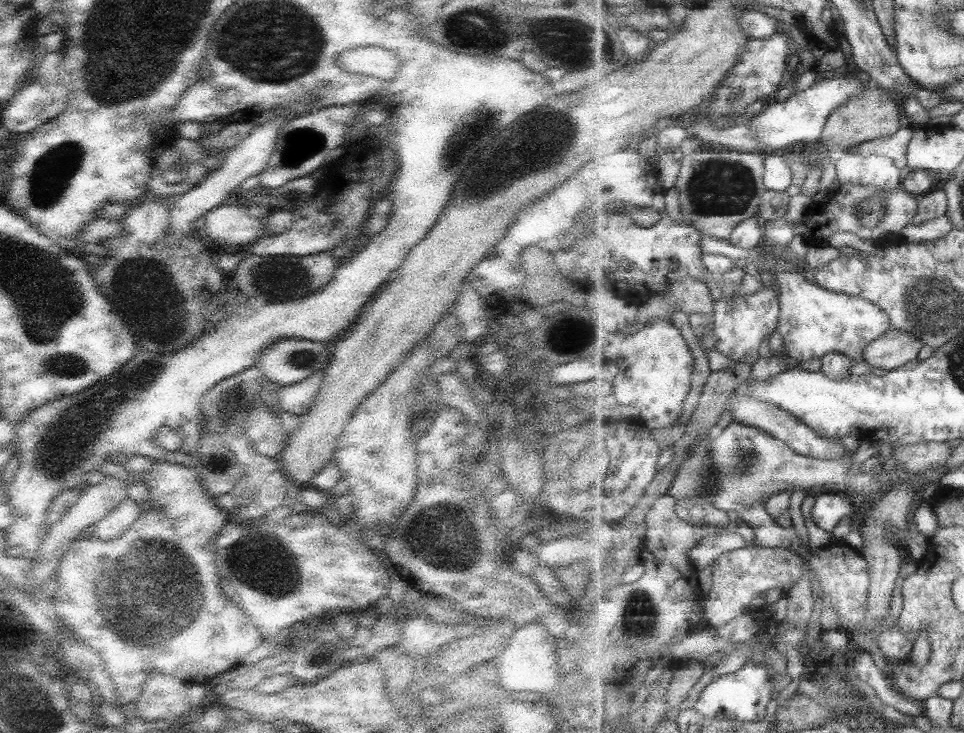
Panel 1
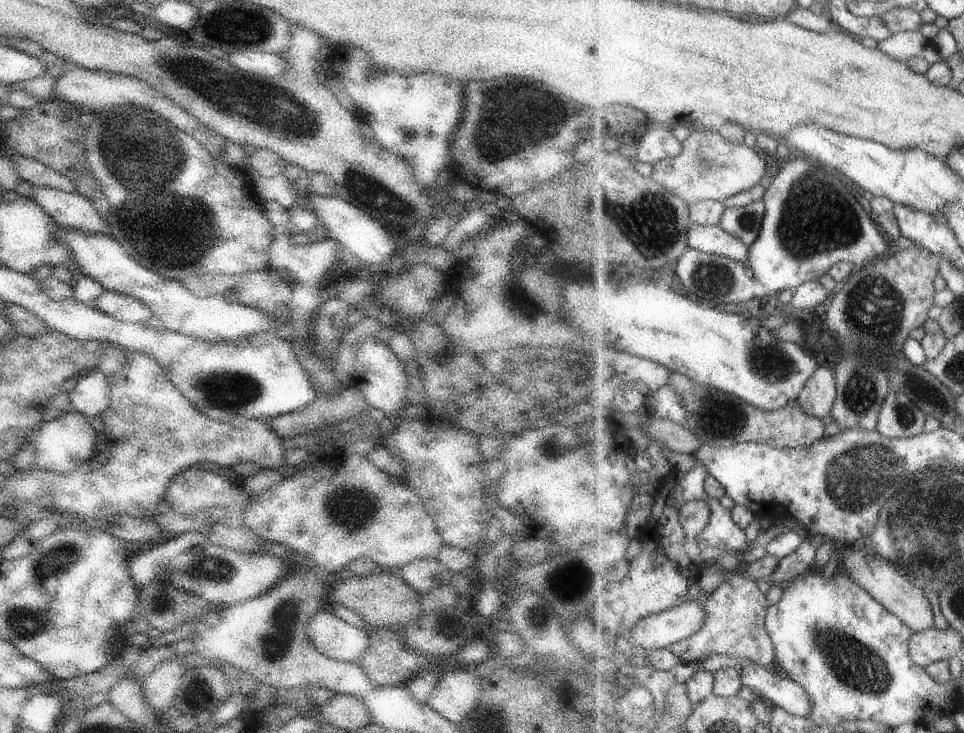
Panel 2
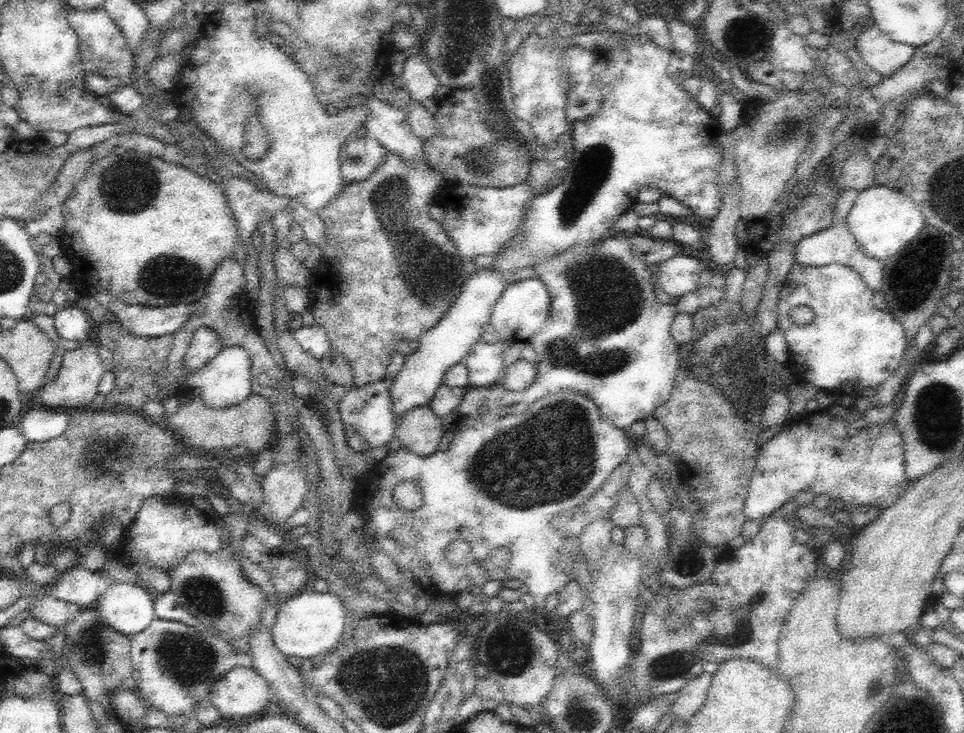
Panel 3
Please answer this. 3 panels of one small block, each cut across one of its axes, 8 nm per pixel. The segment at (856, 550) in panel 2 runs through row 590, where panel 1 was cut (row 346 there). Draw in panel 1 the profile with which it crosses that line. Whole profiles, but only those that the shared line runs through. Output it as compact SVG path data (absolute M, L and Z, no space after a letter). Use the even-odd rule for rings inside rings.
M892 329L868 346L863 360L872 367L893 371L908 363L917 362L922 348L924 344L920 342L920 338L910 336L904 330Z

